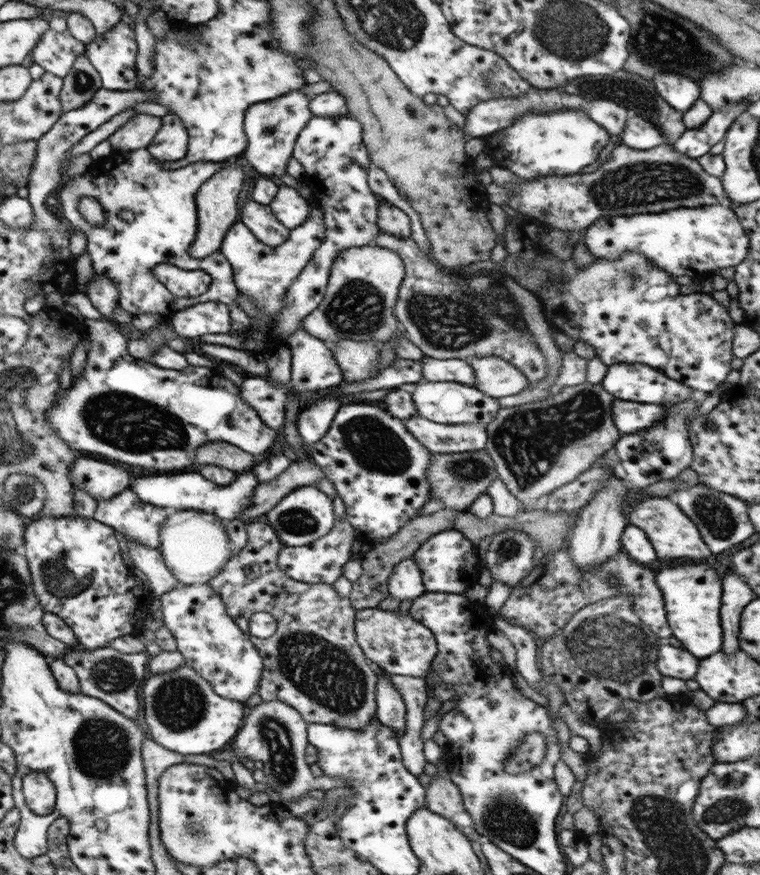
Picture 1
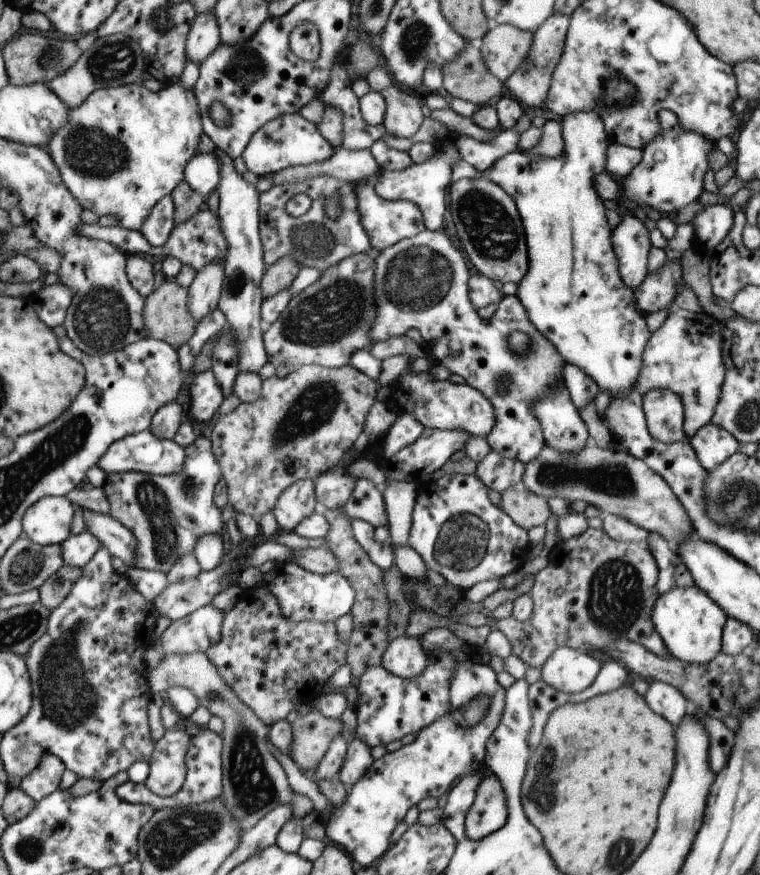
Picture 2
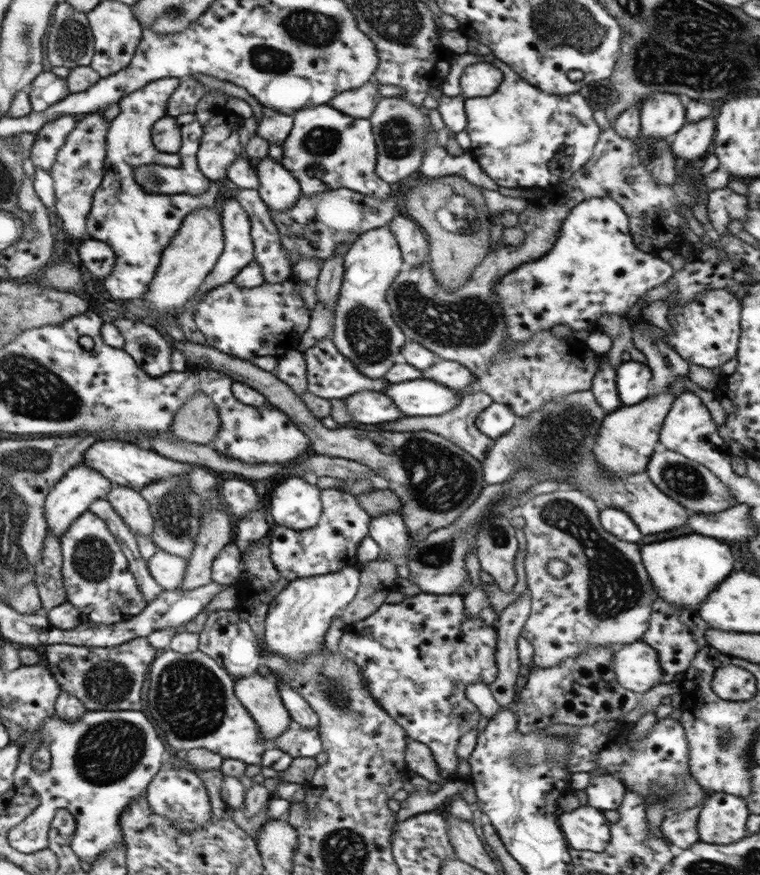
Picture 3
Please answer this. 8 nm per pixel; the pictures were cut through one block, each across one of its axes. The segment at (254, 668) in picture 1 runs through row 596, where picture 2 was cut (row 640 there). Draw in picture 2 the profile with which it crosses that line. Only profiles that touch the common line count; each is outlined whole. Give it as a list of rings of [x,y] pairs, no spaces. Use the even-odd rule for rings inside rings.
[[[203,605],[183,618],[171,621],[159,638],[165,655],[202,652],[220,642],[223,612]]]

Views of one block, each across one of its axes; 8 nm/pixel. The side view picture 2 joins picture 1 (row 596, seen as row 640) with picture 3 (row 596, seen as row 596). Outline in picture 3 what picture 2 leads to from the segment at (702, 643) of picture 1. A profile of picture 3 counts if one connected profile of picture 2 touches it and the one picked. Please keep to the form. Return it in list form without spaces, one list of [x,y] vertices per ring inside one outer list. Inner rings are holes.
[[[695,532],[663,542],[640,543],[639,552],[656,596],[688,610],[697,611],[709,593],[733,571],[733,554],[727,543]]]

